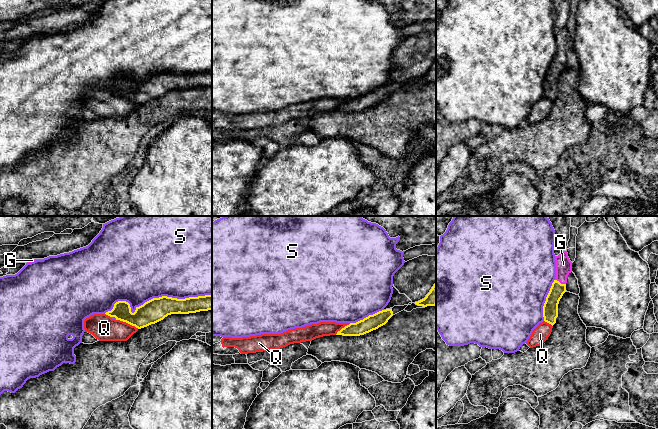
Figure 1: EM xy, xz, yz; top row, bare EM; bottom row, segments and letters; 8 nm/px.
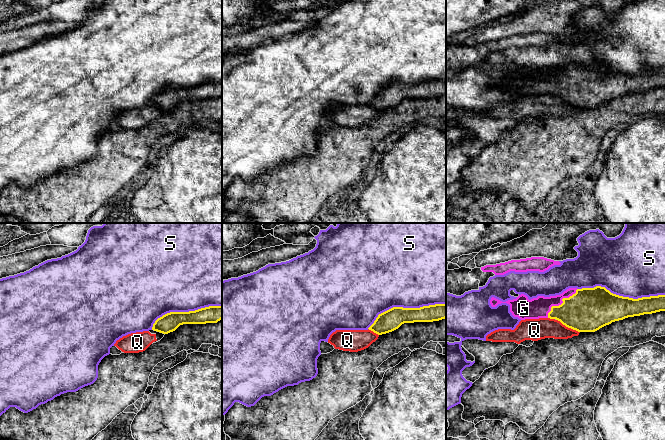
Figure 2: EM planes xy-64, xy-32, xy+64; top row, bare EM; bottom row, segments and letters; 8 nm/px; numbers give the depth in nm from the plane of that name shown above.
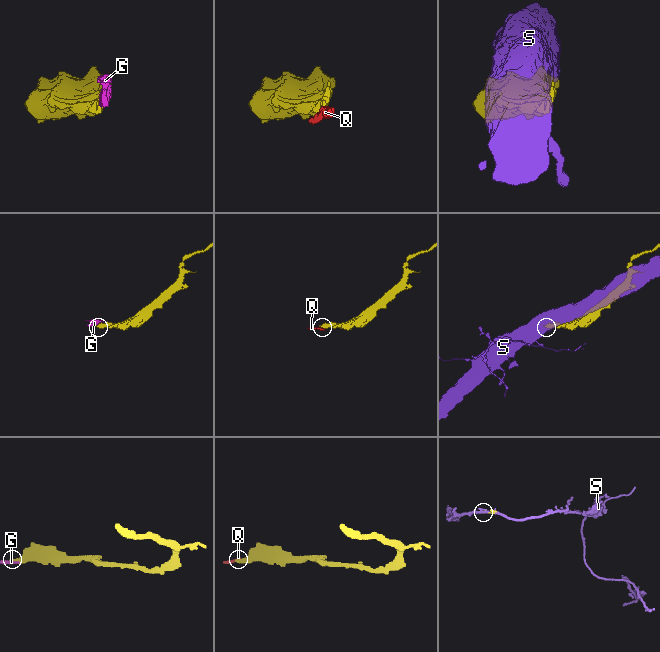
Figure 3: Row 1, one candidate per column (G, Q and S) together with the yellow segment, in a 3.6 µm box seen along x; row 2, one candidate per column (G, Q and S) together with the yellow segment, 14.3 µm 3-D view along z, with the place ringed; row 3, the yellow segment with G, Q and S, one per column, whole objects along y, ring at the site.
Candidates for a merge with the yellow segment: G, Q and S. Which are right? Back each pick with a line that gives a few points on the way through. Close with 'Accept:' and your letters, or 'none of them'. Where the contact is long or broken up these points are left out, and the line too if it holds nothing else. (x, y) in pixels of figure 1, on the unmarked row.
Accept: G

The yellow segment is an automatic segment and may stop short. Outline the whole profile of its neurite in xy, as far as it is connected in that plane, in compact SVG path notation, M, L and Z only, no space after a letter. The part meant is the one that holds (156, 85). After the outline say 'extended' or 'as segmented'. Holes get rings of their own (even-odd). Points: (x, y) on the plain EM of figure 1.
M212 71L189 73L185 75L162 72L159 74L153 74L145 78L143 81L136 83L134 89L131 88L131 83L128 78L118 77L114 80L113 85L105 90L110 93L115 93L116 96L126 98L138 105L141 105L151 100L155 100L171 90L189 90L208 86L212 86Z | as segmented

